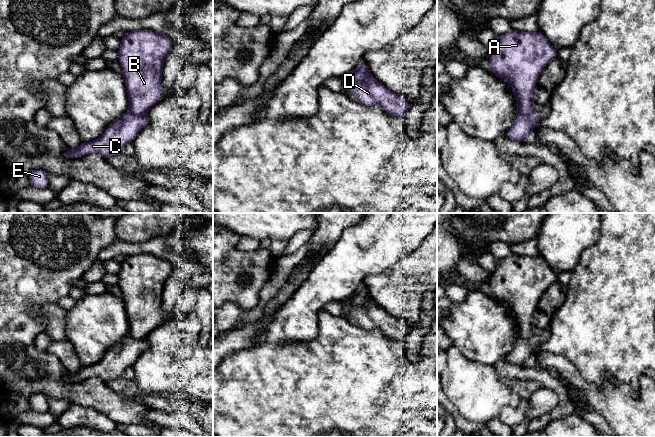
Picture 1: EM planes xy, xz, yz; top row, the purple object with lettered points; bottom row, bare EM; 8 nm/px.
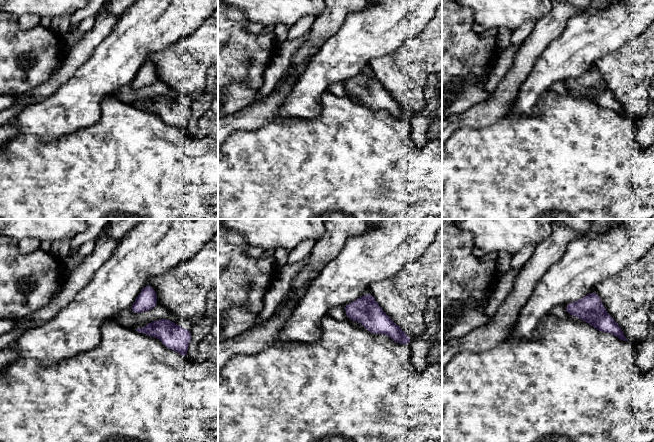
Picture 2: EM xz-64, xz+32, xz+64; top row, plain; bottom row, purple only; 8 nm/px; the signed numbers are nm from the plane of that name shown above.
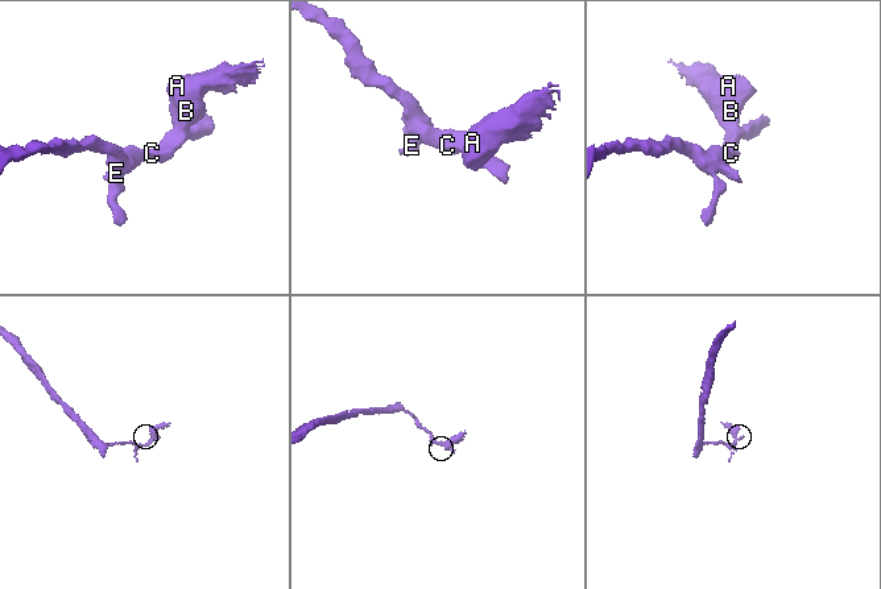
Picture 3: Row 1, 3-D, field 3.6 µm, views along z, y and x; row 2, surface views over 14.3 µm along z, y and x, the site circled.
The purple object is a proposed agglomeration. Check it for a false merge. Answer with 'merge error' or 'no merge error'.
merge error

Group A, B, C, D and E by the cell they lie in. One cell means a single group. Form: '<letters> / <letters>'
A B / C D E

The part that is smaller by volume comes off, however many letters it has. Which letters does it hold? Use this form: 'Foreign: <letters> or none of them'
Foreign: A, B

